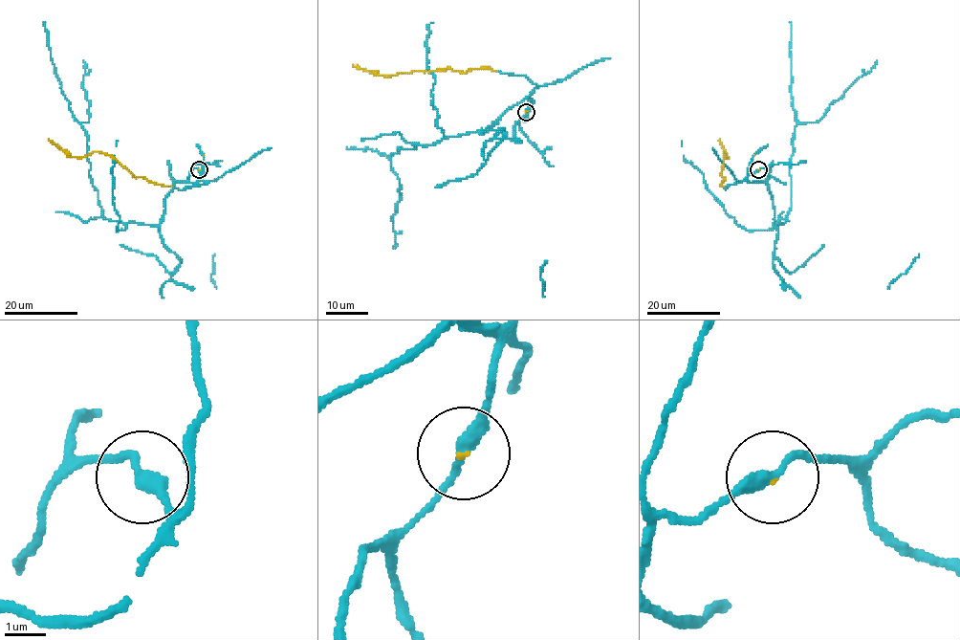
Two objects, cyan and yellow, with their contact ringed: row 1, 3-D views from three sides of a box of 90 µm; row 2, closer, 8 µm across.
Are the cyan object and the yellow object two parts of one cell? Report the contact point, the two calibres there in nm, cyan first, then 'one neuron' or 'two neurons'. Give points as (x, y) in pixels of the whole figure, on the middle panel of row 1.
place (526, 112); calibres 280 and 60 nm; one neuron

